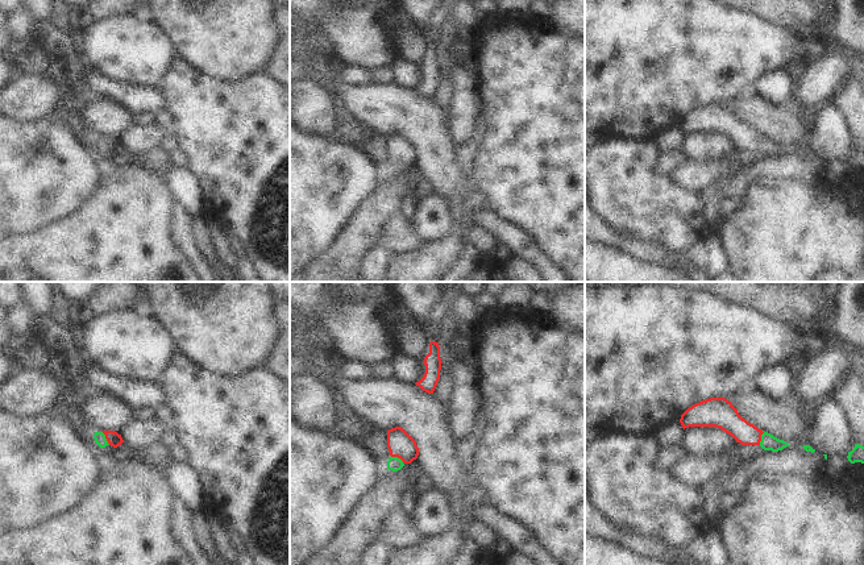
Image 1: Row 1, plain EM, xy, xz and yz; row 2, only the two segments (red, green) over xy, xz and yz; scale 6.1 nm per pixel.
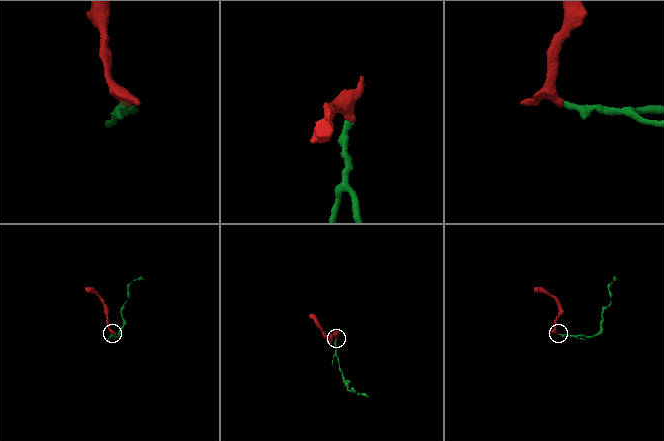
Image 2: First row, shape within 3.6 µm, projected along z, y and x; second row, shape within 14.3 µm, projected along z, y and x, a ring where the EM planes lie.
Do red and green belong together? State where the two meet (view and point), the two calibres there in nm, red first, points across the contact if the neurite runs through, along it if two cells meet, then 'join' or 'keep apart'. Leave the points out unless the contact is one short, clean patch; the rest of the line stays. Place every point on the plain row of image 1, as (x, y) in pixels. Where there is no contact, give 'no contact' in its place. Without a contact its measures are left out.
meets red in xz at (398, 162); 160 nm thick on the red side, 90 nm on the other; runs through xz (401, 149), (398, 162), (394, 169); join

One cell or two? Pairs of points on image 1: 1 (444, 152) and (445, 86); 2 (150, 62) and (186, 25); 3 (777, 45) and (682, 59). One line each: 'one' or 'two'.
1: two
2: two
3: one

